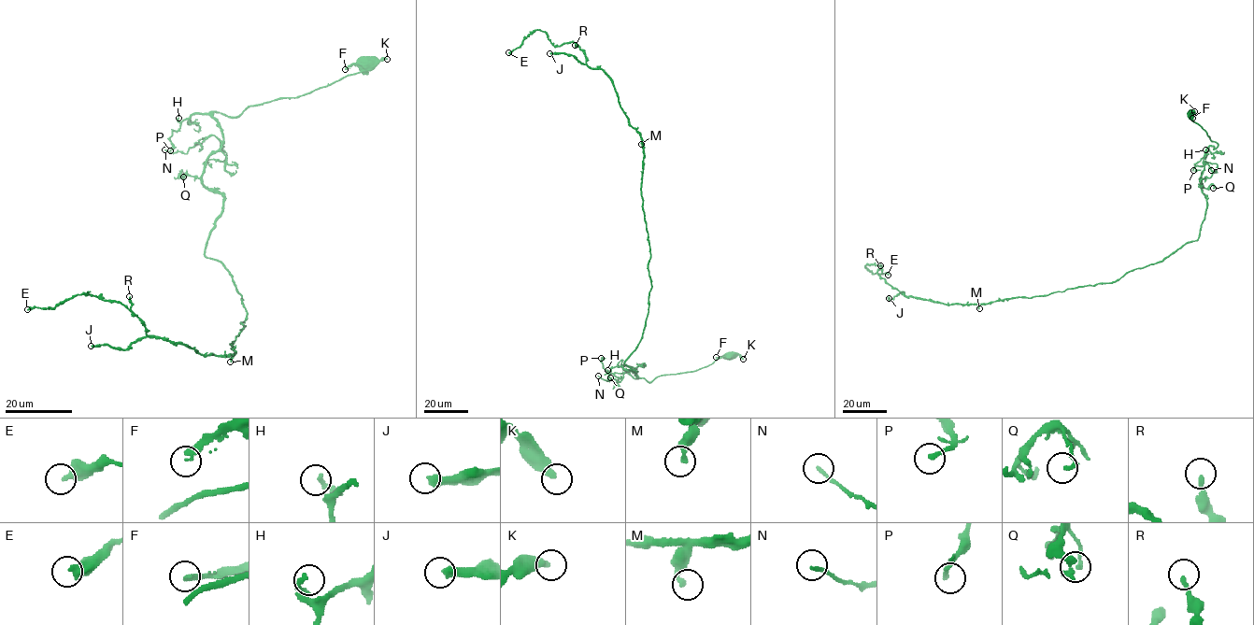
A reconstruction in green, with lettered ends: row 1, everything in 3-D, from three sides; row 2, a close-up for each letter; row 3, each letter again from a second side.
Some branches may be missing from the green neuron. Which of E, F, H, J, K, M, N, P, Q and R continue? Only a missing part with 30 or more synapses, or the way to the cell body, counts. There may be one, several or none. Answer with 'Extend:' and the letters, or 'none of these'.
Extend: J

